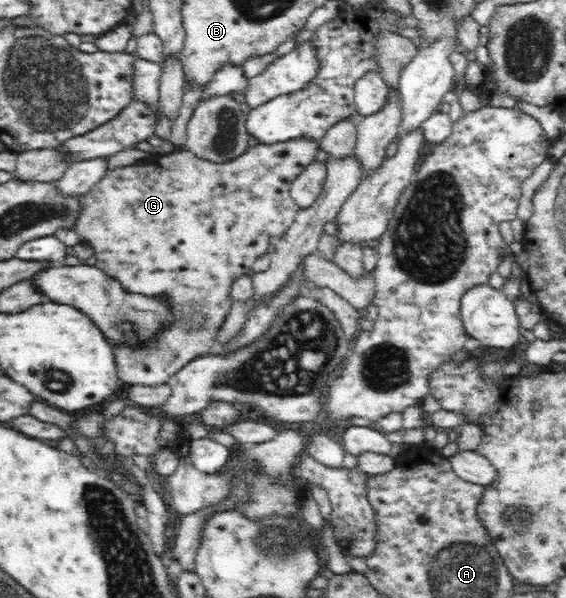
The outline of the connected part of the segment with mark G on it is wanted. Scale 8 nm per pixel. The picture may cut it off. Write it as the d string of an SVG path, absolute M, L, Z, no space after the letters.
M293 139L287 142L275 144L259 143L250 147L245 153L240 154L238 158L225 163L215 163L205 161L195 157L193 152L186 149L176 149L175 152L165 155L163 164L161 160L149 164L149 166L123 166L114 170L108 170L102 180L99 180L90 192L78 198L79 204L82 205L82 212L74 225L74 231L80 236L81 240L87 241L93 256L95 257L95 267L107 268L107 272L111 272L111 276L119 276L119 280L123 280L123 284L127 284L127 288L131 288L131 294L142 294L143 296L158 296L159 300L167 303L167 309L173 322L163 324L155 338L147 340L147 346L143 348L133 348L130 350L126 343L111 343L111 350L114 353L114 362L116 372L118 373L119 382L121 385L128 386L159 386L168 384L168 380L177 372L183 365L197 357L202 357L209 354L213 342L216 340L218 332L221 330L223 321L226 319L227 313L232 305L231 286L236 278L249 274L253 264L259 256L269 253L268 248L271 238L282 237L295 221L297 212L300 208L297 206L295 199L292 199L290 194L290 185L299 177L303 170L313 163L313 158L319 150L319 144L315 144L315 140L309 139Z

